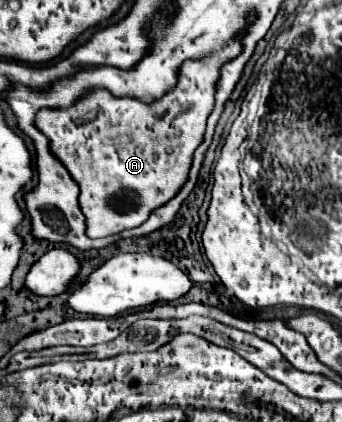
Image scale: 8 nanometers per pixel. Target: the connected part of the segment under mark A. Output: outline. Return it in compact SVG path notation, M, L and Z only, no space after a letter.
M229 42L229 46L209 58L203 60L187 60L181 66L177 86L165 94L161 100L153 104L143 104L133 98L113 98L105 90L97 90L67 110L39 110L37 126L45 132L51 140L53 154L65 164L73 180L81 186L81 210L87 218L87 236L89 238L103 238L127 228L135 228L161 204L177 194L181 182L185 182L193 150L201 144L205 122L209 110L213 110L213 94L215 82L219 78L219 66L229 62L241 52L241 44Z

